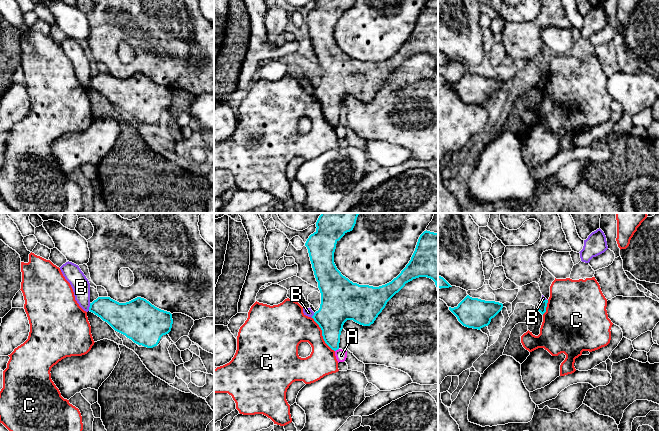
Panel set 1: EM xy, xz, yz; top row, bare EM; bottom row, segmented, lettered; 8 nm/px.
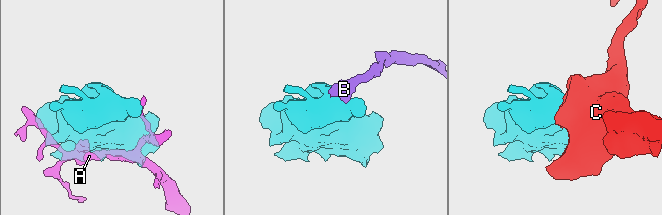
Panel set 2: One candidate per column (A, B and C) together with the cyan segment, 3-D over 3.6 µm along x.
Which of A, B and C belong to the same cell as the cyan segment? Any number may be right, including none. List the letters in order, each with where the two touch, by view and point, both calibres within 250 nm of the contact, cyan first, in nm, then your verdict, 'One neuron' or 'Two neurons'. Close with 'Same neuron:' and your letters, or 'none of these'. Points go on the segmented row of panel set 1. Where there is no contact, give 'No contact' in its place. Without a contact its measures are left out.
A: Touches cyan at xz (336, 349). Thickness 220 nm (cyan) against 90 nm. Two neurons
B: Touches cyan at xy (89, 307). Thickness 200 nm (cyan) against 140 nm. Two neurons
C: Touches cyan at xz (322, 334). Thickness 260 nm (cyan) against 280 nm. Two neurons
Same neuron: none of these

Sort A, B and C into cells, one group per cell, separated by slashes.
A / B / C

